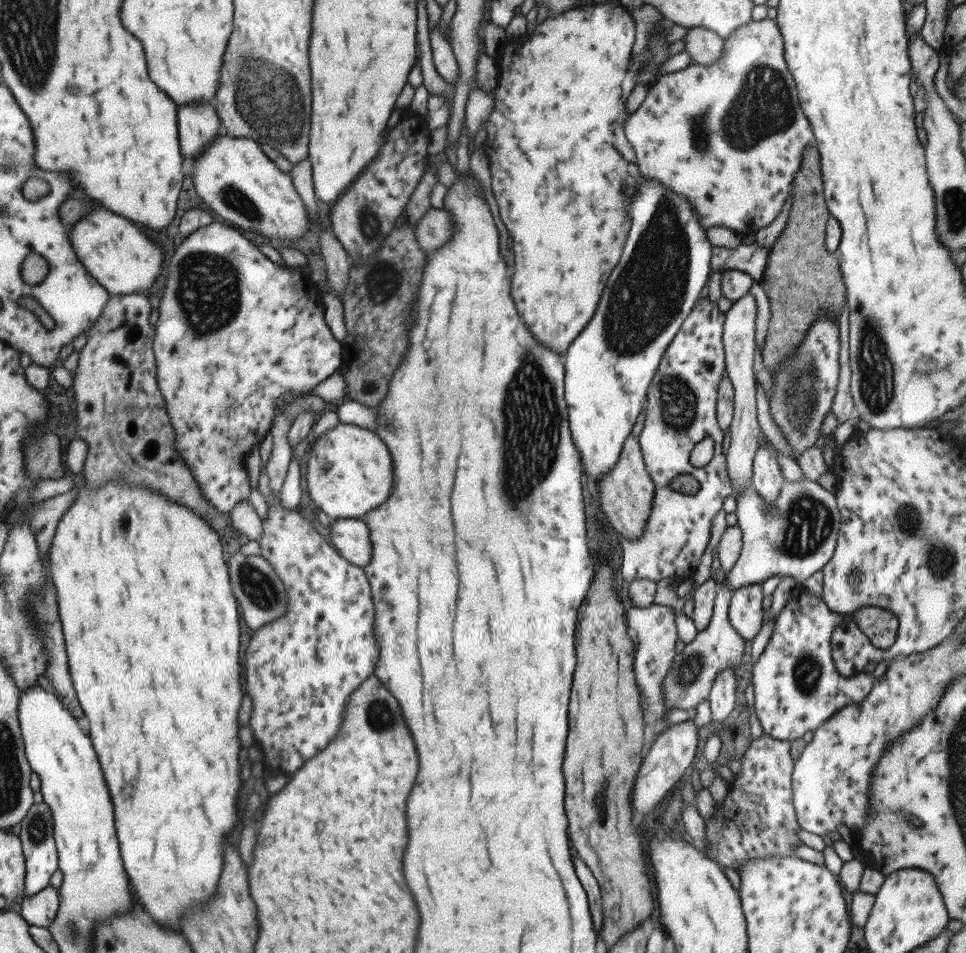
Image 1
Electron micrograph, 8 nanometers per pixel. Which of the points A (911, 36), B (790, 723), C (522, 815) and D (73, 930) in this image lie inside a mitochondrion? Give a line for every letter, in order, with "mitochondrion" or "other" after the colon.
A: other
B: other
C: other
D: mitochondrion

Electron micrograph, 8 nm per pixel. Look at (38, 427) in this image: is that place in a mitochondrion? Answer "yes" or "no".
no

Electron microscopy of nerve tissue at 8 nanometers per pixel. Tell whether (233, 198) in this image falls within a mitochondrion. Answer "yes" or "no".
yes

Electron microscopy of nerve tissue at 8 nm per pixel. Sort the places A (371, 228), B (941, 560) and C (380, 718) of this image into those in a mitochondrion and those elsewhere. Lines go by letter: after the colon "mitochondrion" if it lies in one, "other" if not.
A: mitochondrion
B: mitochondrion
C: mitochondrion

